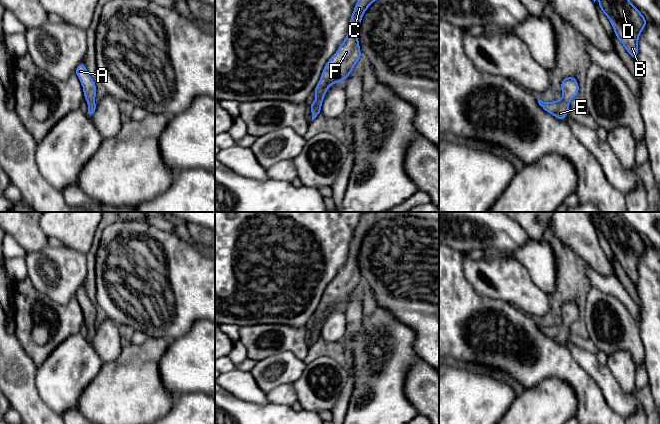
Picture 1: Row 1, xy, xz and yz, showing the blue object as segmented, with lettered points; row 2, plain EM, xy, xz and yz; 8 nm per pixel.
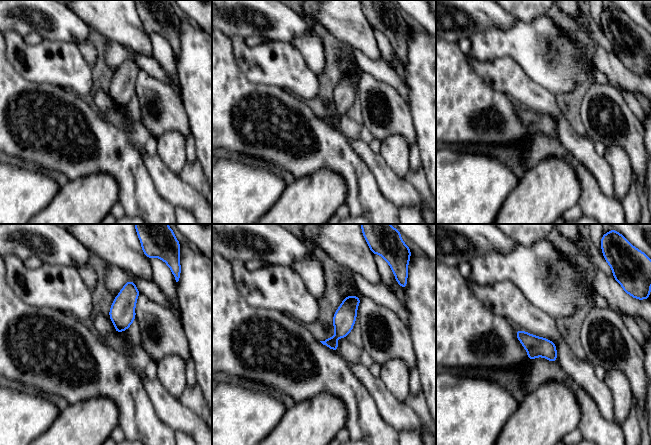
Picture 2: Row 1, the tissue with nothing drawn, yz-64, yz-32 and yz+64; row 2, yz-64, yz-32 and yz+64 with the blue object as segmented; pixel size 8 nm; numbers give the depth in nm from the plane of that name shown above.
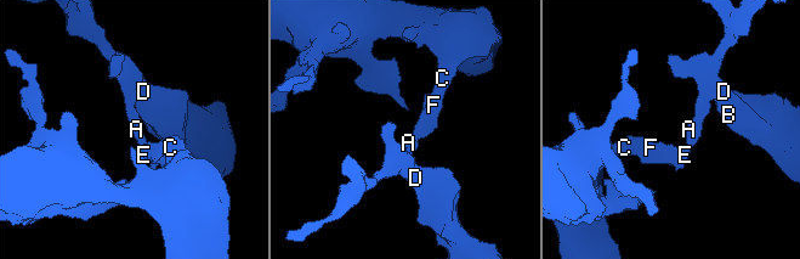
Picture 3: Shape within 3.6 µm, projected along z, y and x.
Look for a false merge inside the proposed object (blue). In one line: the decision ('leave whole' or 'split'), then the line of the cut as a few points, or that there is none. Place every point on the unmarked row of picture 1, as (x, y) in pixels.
leave whole; no cut

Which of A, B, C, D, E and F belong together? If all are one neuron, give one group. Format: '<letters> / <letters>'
A B C D E F

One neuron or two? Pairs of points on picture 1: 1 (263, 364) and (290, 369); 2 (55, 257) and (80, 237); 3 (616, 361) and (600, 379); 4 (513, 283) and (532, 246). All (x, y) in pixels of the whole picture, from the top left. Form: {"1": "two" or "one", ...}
{"1": "one", "2": "two", "3": "two", "4": "two"}

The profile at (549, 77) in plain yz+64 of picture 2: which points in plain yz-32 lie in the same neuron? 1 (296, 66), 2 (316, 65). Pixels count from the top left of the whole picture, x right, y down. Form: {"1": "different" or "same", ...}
{"1": "different", "2": "same"}

